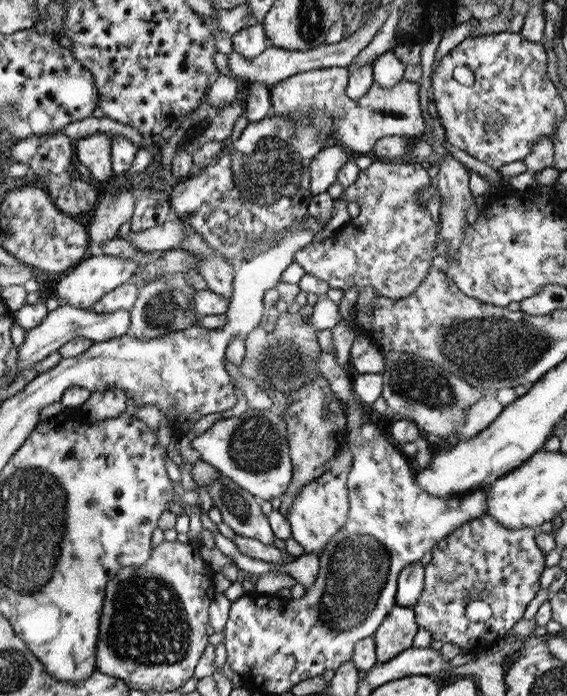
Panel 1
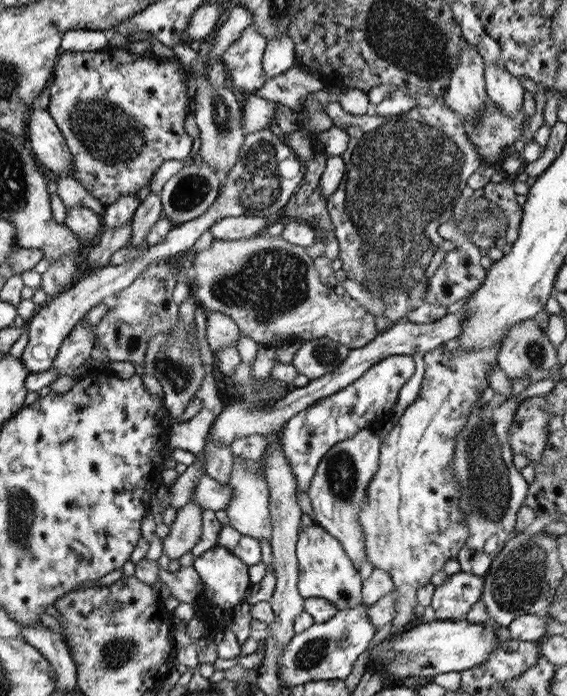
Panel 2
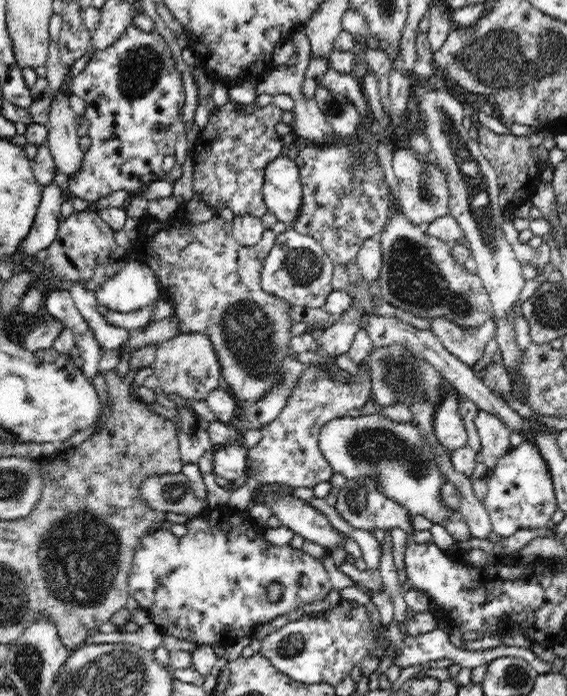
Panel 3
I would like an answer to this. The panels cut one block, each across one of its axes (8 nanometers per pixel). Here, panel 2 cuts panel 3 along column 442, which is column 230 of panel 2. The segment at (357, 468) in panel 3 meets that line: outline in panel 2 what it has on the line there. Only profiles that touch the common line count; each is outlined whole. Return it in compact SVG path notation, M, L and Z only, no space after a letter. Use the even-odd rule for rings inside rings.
M233 456L233 470L229 476L229 482L225 486L233 488L233 498L225 510L215 510L217 520L221 526L231 526L235 528L241 536L251 536L255 540L267 540L271 542L271 516L269 516L269 486L265 482L265 470L263 470L263 458L261 460L251 460L251 458L241 458Z

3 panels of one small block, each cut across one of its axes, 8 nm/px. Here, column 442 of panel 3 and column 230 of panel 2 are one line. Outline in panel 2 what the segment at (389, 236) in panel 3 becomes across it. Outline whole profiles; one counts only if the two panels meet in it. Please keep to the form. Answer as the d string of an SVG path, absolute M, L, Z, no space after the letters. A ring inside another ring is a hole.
M253 236L253 238L247 238L247 240L235 240L235 242L223 242L223 240L213 240L211 246L207 250L195 250L193 256L189 256L189 262L191 262L191 270L195 274L195 282L191 282L191 292L197 300L197 306L207 310L207 312L221 312L225 314L229 320L233 320L241 332L241 336L247 336L251 340L255 340L257 344L269 344L271 340L279 338L279 340L295 340L295 342L311 342L311 340L317 340L317 338L331 338L351 350L355 348L363 348L365 344L369 344L375 336L377 336L377 330L375 330L375 316L367 314L361 304L357 304L355 300L351 300L349 296L337 296L333 294L331 288L327 288L321 278L319 278L319 272L315 272L313 268L313 258L305 252L305 248L299 248L299 246L291 246L287 244L285 240L281 238L267 238L267 236Z

